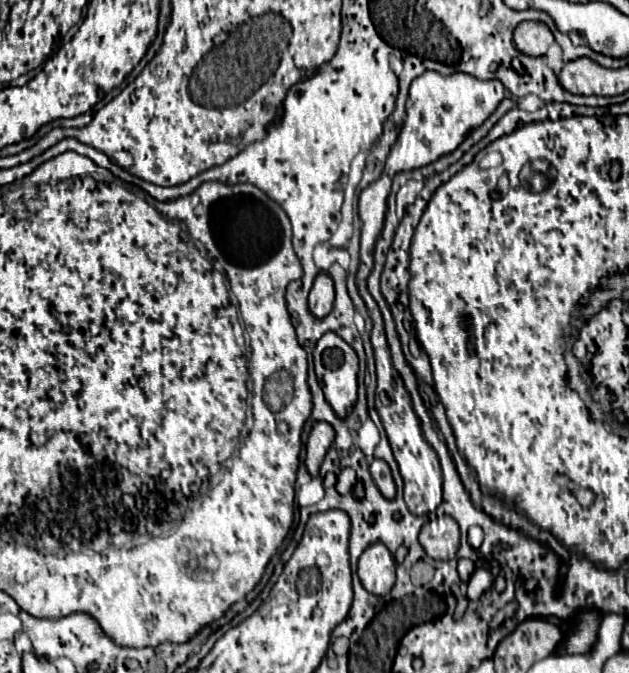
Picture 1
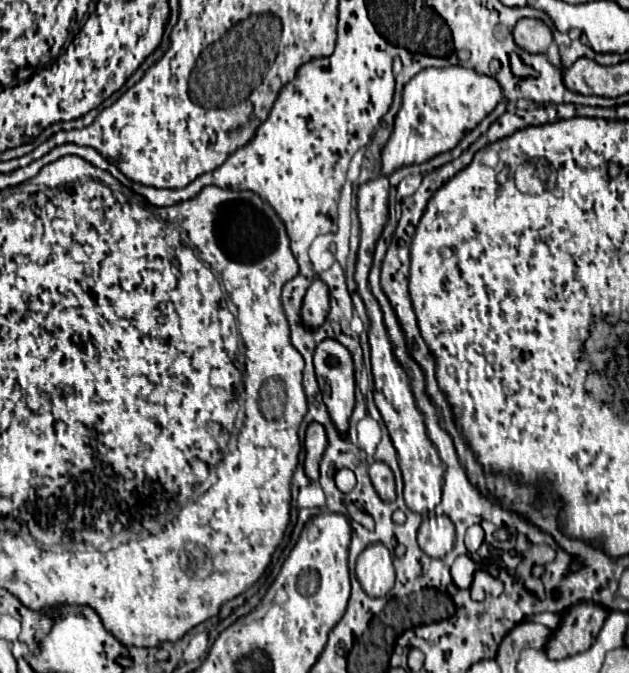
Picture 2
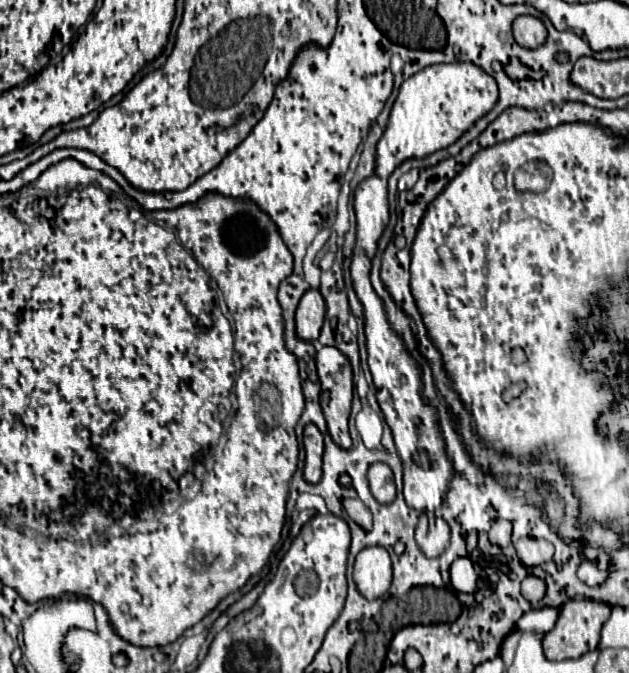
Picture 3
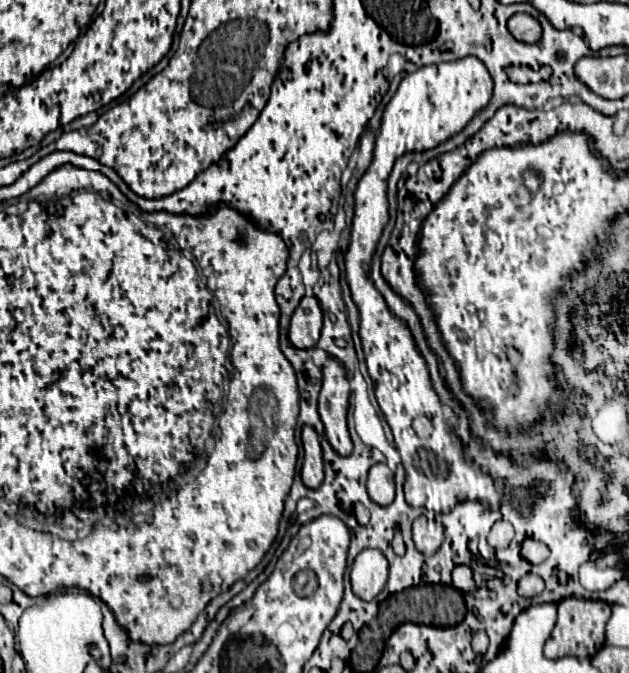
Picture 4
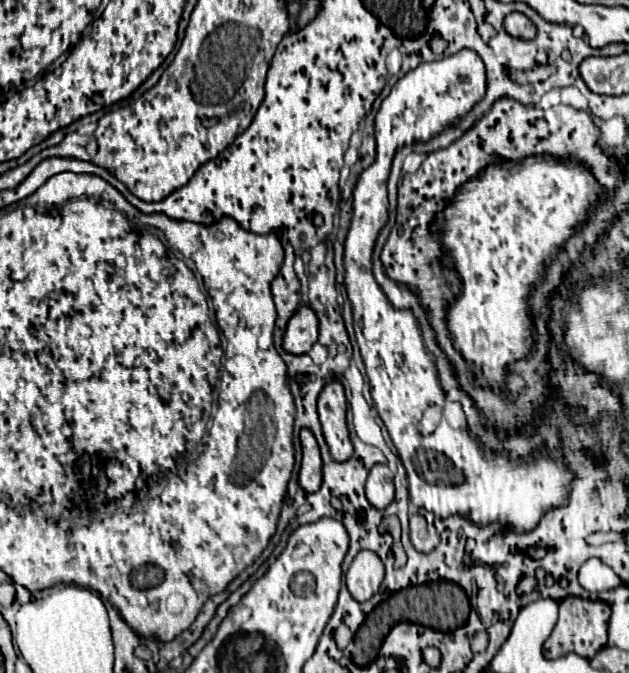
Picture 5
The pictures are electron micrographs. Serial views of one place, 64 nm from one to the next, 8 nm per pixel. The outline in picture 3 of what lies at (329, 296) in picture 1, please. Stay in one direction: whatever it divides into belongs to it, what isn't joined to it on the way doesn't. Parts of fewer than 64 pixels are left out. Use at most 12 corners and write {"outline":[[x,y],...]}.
{"outline":[[310,288],[296,310],[298,338],[314,342],[326,316],[320,288]]}

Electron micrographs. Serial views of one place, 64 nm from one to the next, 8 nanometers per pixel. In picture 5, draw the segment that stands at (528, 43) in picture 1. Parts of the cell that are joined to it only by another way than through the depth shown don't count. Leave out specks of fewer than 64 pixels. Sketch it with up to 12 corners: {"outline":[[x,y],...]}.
{"outline":[[512,12],[504,18],[510,36],[532,40],[536,26],[528,16]]}

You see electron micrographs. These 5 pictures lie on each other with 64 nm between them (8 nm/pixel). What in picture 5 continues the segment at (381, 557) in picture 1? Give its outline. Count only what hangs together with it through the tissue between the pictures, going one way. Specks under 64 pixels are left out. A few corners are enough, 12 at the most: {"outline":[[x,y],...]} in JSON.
{"outline":[[362,550],[346,572],[358,602],[370,600],[384,580],[384,562]]}

